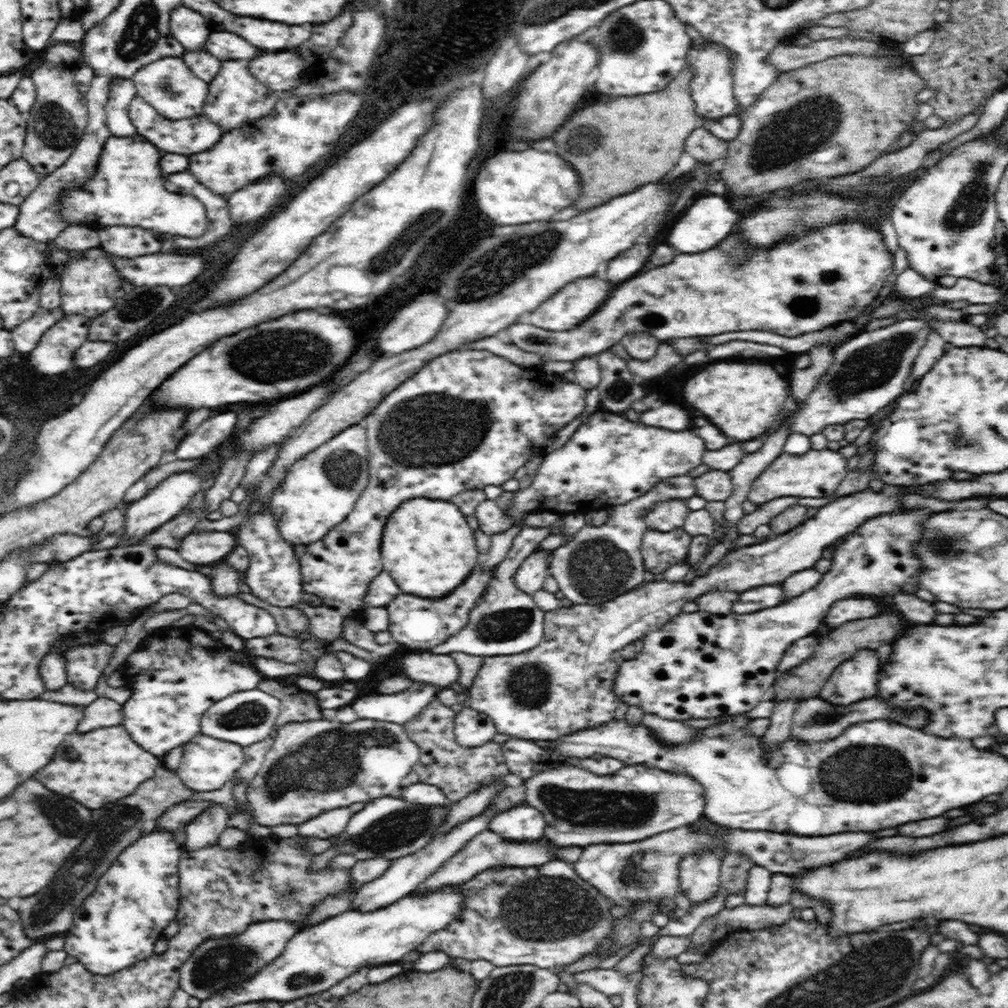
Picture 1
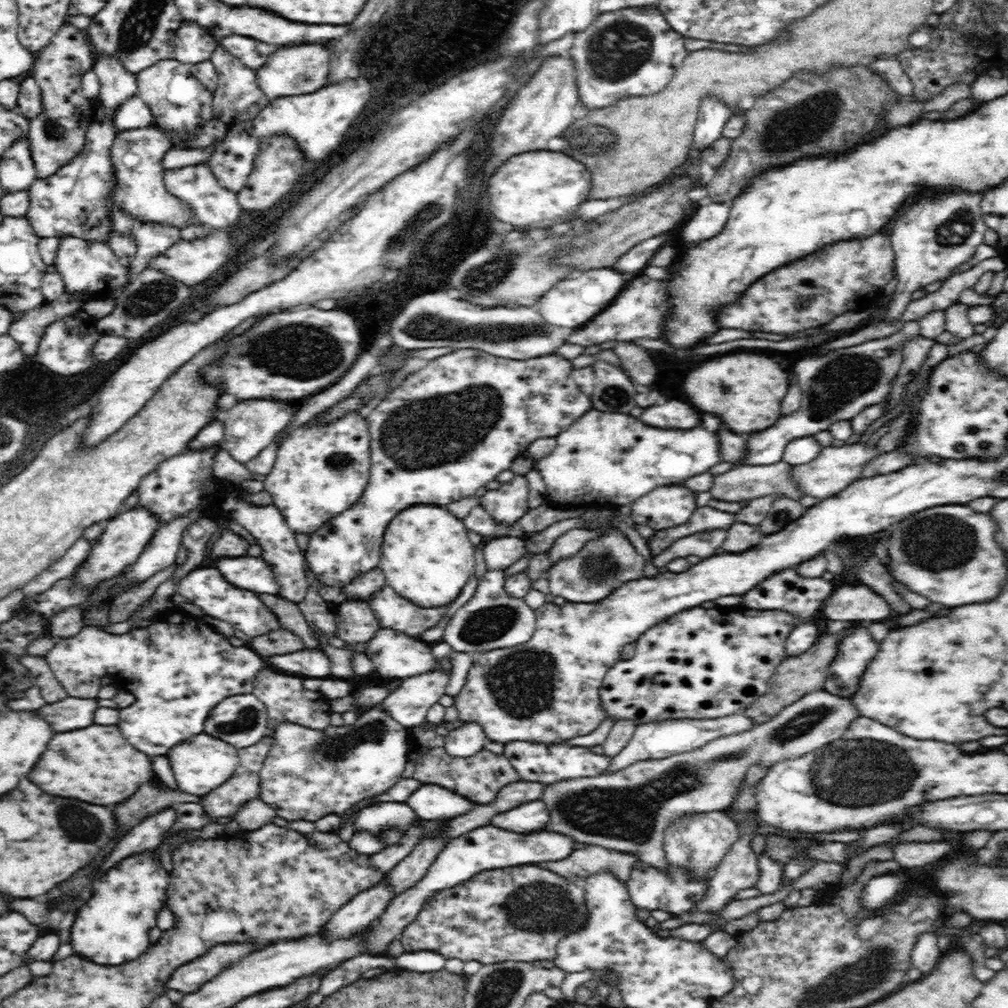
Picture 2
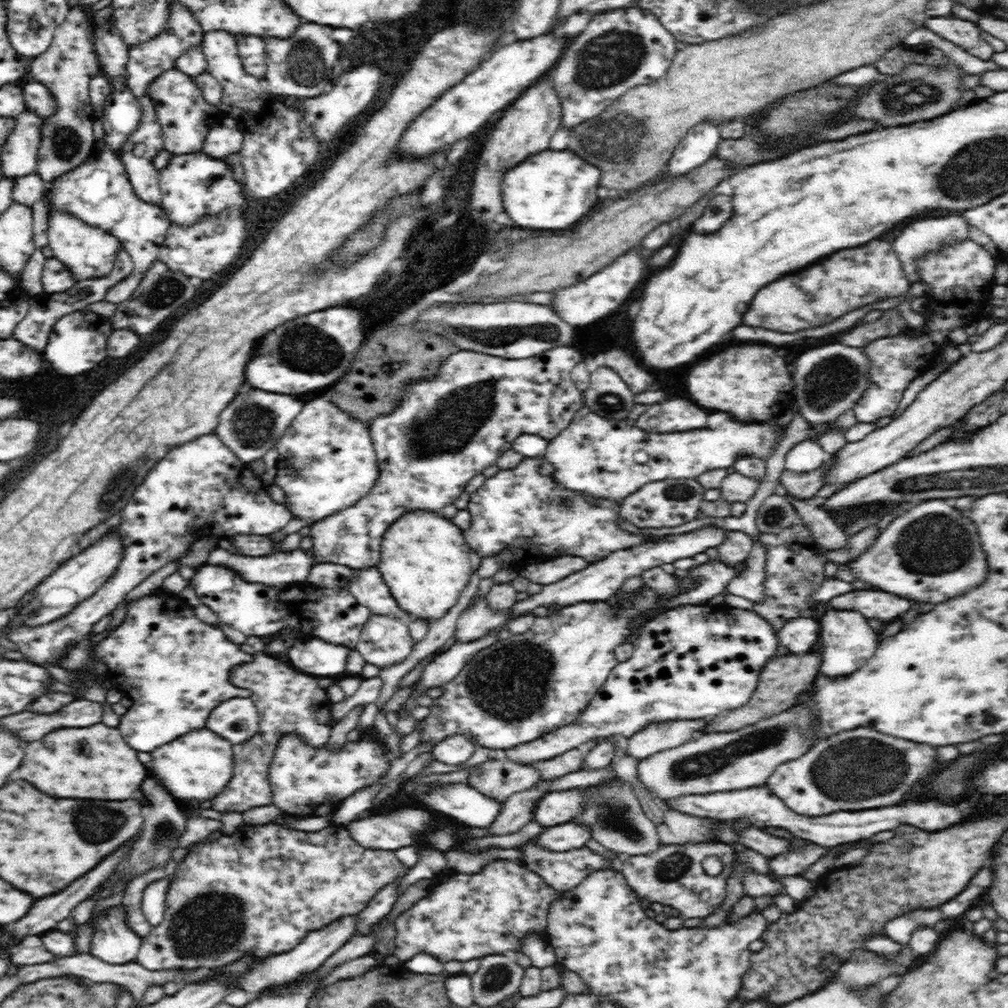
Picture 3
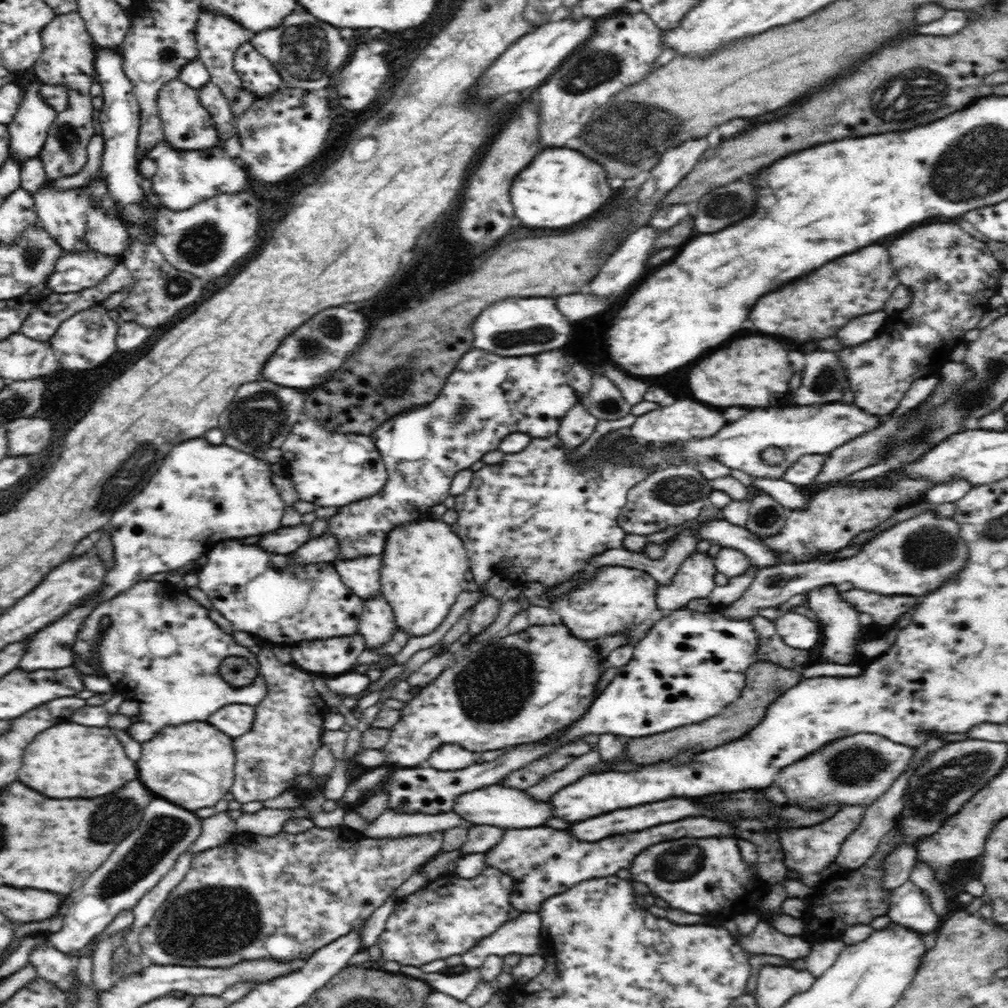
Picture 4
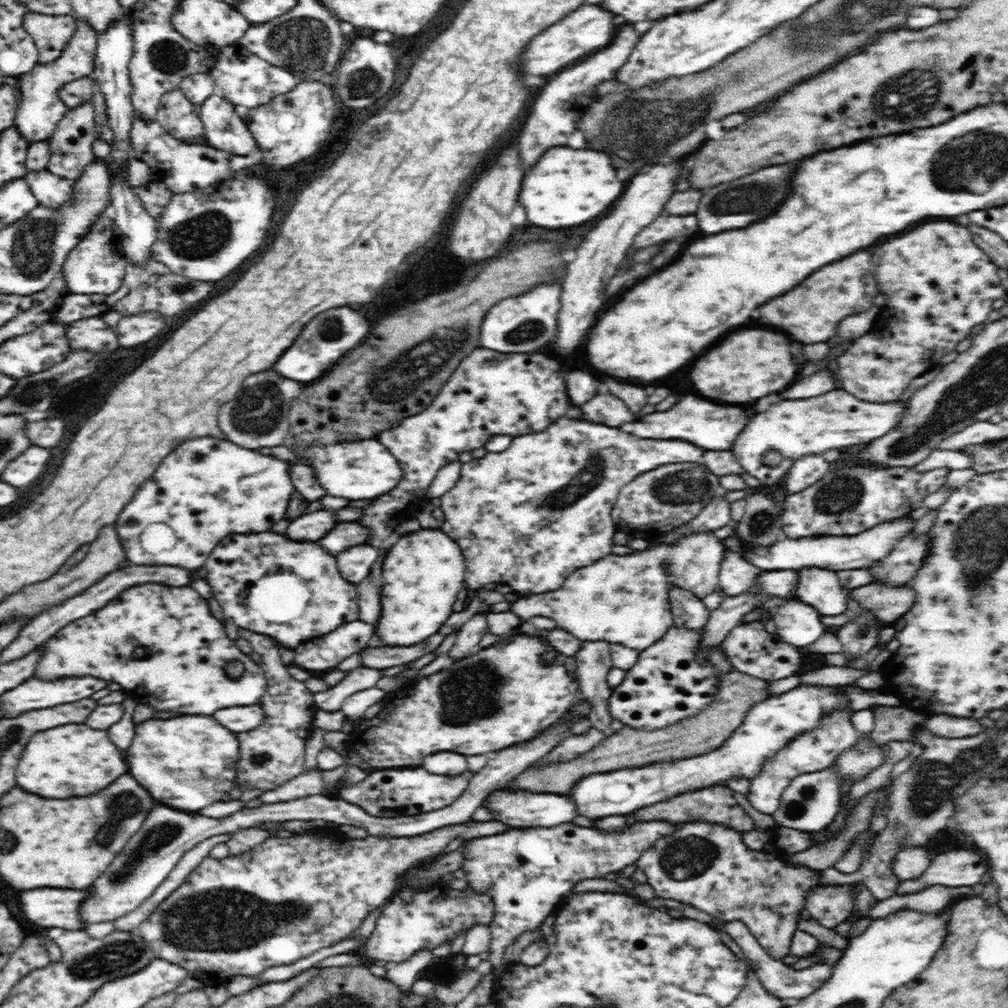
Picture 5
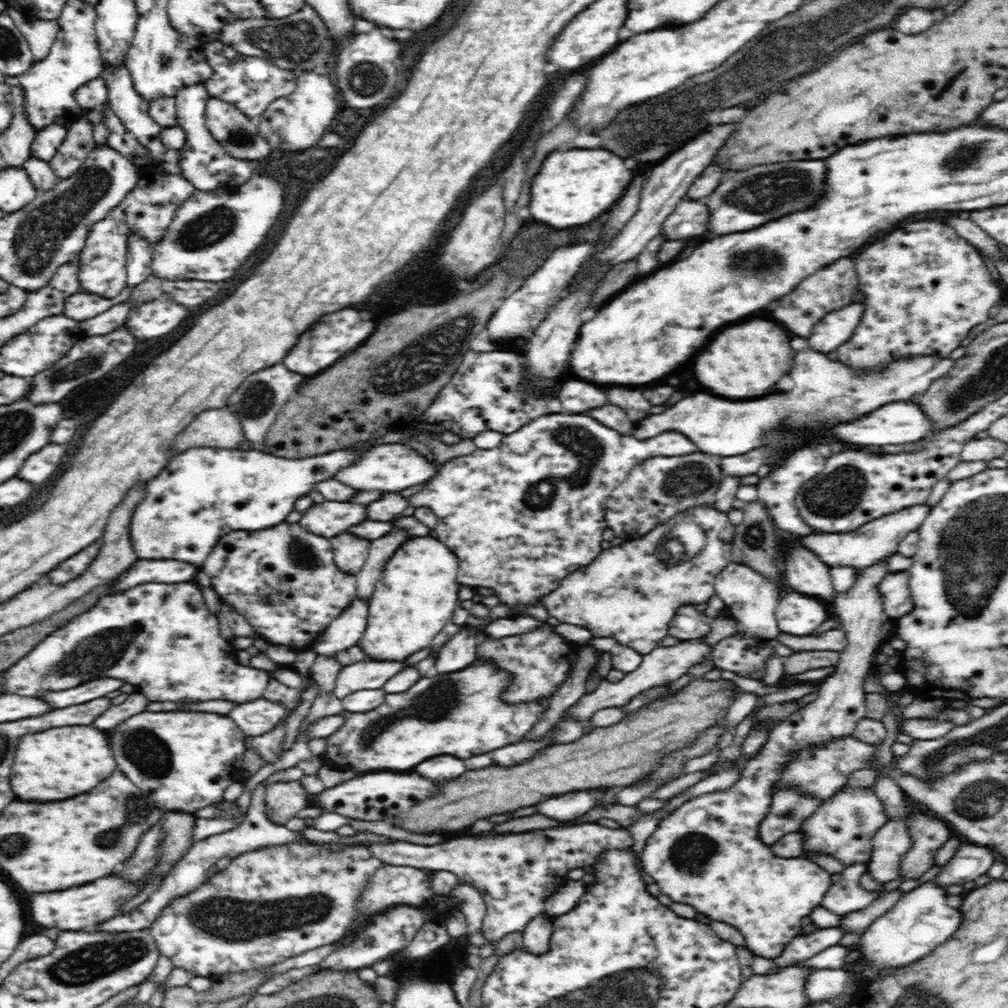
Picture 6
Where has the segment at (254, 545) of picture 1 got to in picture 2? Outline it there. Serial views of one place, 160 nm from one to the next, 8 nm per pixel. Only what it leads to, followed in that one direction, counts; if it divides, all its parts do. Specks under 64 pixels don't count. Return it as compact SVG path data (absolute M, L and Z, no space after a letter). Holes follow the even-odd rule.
M212 444L208 448L202 448L202 450L190 450L186 449L182 454L170 456L168 460L164 460L158 468L154 468L152 472L149 472L144 479L138 484L136 494L138 497L137 504L142 508L148 509L158 520L159 529L162 525L167 525L174 519L185 517L189 512L198 510L202 511L202 517L209 518L211 520L220 520L220 522L235 522L240 524L242 528L246 528L257 543L262 548L261 557L267 561L268 566L272 567L275 572L275 582L279 584L279 596L292 602L300 602L306 594L308 594L308 579L306 579L304 566L303 550L296 543L296 536L294 531L288 526L286 519L283 518L283 514L278 507L272 505L256 505L248 501L250 493L242 489L240 484L232 482L214 482L214 474L212 465L215 462L215 456L220 451L220 445ZM213 484L214 490L208 492L208 487Z

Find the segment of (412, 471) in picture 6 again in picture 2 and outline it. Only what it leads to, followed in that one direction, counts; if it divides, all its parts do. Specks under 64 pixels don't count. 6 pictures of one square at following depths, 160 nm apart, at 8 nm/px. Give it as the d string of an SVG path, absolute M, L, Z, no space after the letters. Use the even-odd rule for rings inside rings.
M349 412L344 418L337 419L328 426L314 424L312 416L306 424L291 430L277 449L275 464L266 475L263 485L265 490L272 494L273 505L279 508L294 532L310 535L317 531L334 516L340 515L358 502L358 498L368 484L371 467L371 436L365 414Z

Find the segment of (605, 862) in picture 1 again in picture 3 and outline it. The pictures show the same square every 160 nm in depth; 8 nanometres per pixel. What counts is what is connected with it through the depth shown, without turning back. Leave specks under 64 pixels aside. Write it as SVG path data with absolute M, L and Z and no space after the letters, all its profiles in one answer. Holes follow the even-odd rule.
M455 848L444 853L447 867L451 867L458 873L480 872L488 863L497 860L508 859L517 861L518 851L514 848L488 848L480 853L468 853Z

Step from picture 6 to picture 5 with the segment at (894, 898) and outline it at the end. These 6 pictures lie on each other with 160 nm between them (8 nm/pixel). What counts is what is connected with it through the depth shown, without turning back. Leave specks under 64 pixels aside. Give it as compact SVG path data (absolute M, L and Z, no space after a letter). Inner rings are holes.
M964 847L951 848L937 854L918 878L901 881L895 894L919 893L934 885L950 888L974 886L986 872L988 868L980 853Z

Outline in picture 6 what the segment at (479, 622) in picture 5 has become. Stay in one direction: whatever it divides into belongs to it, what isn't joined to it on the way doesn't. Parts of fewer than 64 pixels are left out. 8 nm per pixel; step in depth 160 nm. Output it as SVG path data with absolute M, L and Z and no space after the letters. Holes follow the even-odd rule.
M476 632L456 634L437 654L436 673L460 672L460 670L470 668L476 662L477 642L478 634Z

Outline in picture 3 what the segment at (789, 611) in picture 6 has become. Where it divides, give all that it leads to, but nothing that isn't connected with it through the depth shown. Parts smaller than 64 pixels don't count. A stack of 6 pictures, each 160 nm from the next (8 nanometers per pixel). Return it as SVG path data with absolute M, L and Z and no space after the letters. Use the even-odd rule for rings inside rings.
M798 617L790 619L779 631L779 642L793 655L812 651L819 642L820 626L816 618Z

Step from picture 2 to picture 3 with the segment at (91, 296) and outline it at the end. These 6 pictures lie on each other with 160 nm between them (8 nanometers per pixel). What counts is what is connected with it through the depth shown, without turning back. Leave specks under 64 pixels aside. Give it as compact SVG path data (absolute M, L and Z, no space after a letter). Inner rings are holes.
M55 213L48 217L47 222L48 244L58 259L71 271L77 281L102 278L113 270L118 252L122 249L121 243L109 231L99 227L89 227L83 220L74 215Z

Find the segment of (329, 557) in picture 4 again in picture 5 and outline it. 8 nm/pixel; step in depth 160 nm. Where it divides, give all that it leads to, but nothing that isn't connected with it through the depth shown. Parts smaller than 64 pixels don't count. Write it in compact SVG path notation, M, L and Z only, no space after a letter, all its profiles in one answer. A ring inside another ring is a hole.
M344 521L342 524L337 524L332 532L326 533L319 543L326 552L336 555L348 546L361 545L362 540L366 540L366 536L370 536L370 532L366 532L366 528L362 528L362 524Z

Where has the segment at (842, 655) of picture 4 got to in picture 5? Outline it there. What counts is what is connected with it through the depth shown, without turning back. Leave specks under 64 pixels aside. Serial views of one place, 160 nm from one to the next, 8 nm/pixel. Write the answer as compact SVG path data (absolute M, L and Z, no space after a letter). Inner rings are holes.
M802 567L795 598L817 608L822 616L836 616L846 610L844 587L832 569Z

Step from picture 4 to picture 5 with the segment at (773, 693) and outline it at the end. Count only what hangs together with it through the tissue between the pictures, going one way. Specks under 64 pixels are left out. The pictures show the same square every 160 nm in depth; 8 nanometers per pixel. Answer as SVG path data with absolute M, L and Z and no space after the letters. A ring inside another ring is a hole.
M731 671L726 680L722 680L722 688L717 688L718 700L694 716L678 720L674 724L662 728L632 728L624 726L610 734L592 751L578 755L568 762L549 763L550 768L528 768L516 776L504 790L530 790L530 792L554 792L568 794L578 778L590 774L606 774L622 769L642 768L654 763L672 762L697 757L723 745L723 742L742 724L744 716L757 703L762 703L772 696L768 688L769 681L760 680L749 674Z

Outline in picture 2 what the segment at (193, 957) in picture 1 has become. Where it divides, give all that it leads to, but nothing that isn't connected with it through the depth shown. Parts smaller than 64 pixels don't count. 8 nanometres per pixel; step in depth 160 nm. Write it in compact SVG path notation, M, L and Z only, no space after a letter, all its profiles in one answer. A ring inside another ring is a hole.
M248 943L216 945L205 955L176 967L169 976L167 989L179 990L186 994L196 992L204 982L212 980L212 976L222 972L228 964L254 951L256 947L250 947Z

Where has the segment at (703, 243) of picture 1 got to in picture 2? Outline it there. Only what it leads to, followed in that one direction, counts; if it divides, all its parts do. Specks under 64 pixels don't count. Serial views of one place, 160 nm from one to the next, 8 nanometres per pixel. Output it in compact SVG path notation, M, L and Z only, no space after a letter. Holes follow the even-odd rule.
M708 202L708 206L700 206L682 230L682 238L686 246L692 246L700 240L708 240L720 234L728 222L728 216L724 216L726 212L730 216L730 204L726 202L714 204Z

